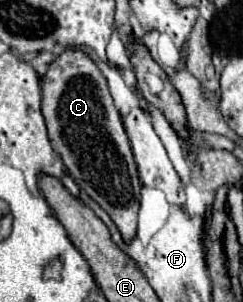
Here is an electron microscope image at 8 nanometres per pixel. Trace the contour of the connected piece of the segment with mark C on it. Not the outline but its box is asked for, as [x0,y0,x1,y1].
[42,50,142,244]

